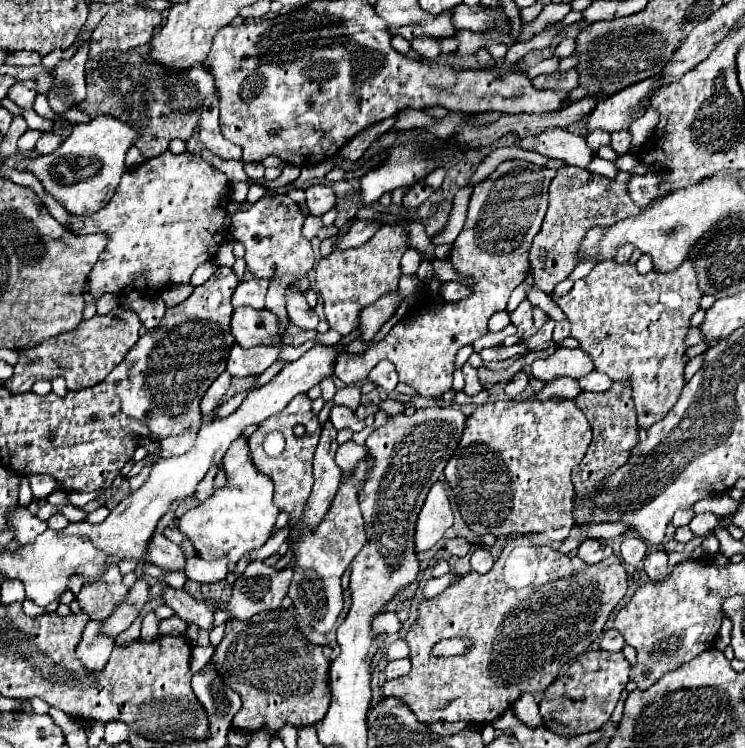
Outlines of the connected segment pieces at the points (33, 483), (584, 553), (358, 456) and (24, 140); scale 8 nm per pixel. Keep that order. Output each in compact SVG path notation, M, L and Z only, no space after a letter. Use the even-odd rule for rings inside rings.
M47 474L29 476L29 483L33 496L37 499L47 497L58 488L55 479Z
M585 540L581 546L579 546L579 558L583 558L585 562L593 564L593 562L601 562L605 560L607 556L613 554L613 548L609 542L605 540Z
M349 440L349 442L345 442L345 444L339 446L337 456L335 456L335 462L337 462L337 466L341 468L343 476L349 476L349 474L355 472L357 464L359 464L365 456L367 456L367 448L355 444L353 440Z
M27 130L21 138L19 138L19 150L21 152L29 152L35 148L35 142L41 138L39 130Z

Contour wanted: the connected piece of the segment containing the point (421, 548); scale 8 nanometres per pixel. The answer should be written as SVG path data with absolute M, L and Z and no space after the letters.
M435 482L427 494L427 500L421 508L415 532L415 548L417 552L425 552L433 548L447 528L453 524L453 510L449 506L447 492L441 482Z

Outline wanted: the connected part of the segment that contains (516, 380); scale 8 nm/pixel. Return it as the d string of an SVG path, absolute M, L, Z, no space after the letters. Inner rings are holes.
M517 372L515 376L513 376L513 380L505 386L505 394L509 396L509 398L515 398L515 396L519 396L525 388L527 388L527 384L529 384L529 376L527 376L527 372Z

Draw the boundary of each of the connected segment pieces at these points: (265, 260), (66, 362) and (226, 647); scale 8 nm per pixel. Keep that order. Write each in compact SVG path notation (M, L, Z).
M285 194L273 196L273 198L261 198L255 202L247 212L237 212L231 218L231 234L235 240L245 244L245 262L247 268L257 278L269 278L273 280L269 292L267 292L267 304L265 308L275 312L279 316L281 330L287 328L289 316L285 312L285 290L289 282L303 278L313 268L313 248L311 244L301 236L305 216L301 214L299 206Z
M121 306L105 316L95 314L91 320L81 320L81 324L75 330L61 332L41 342L37 348L21 352L19 362L15 364L15 372L5 382L5 386L13 394L23 394L23 392L31 392L31 386L37 380L53 380L57 376L63 376L67 380L69 390L91 388L103 382L105 376L119 362L123 362L125 354L139 340L139 328L141 328L139 316L133 310Z
M269 610L253 616L251 620L229 620L225 624L225 636L221 644L215 648L213 664L217 674L229 684L237 694L241 694L243 706L241 712L233 718L233 730L257 732L261 728L269 728L271 732L281 730L281 726L289 724L295 728L315 726L325 718L325 712L331 704L329 694L329 666L331 666L331 648L311 644L303 632L289 622L283 610Z

